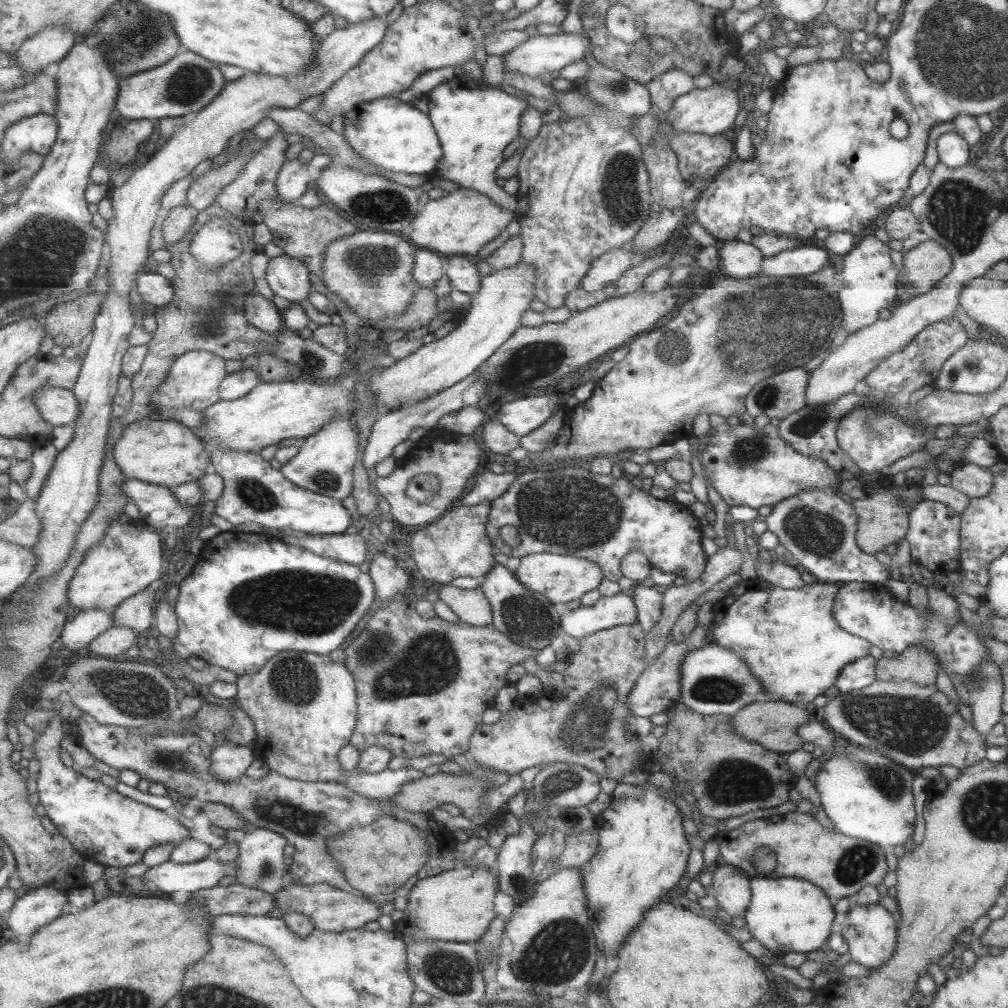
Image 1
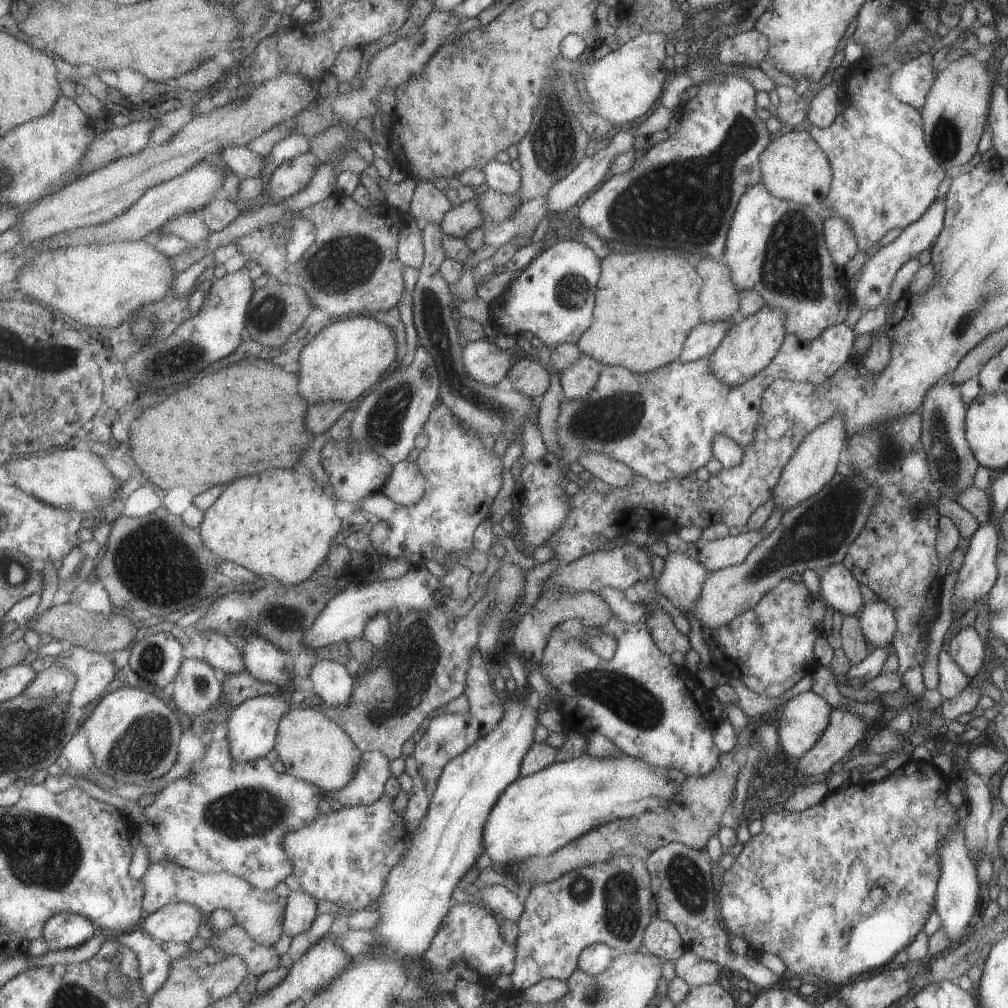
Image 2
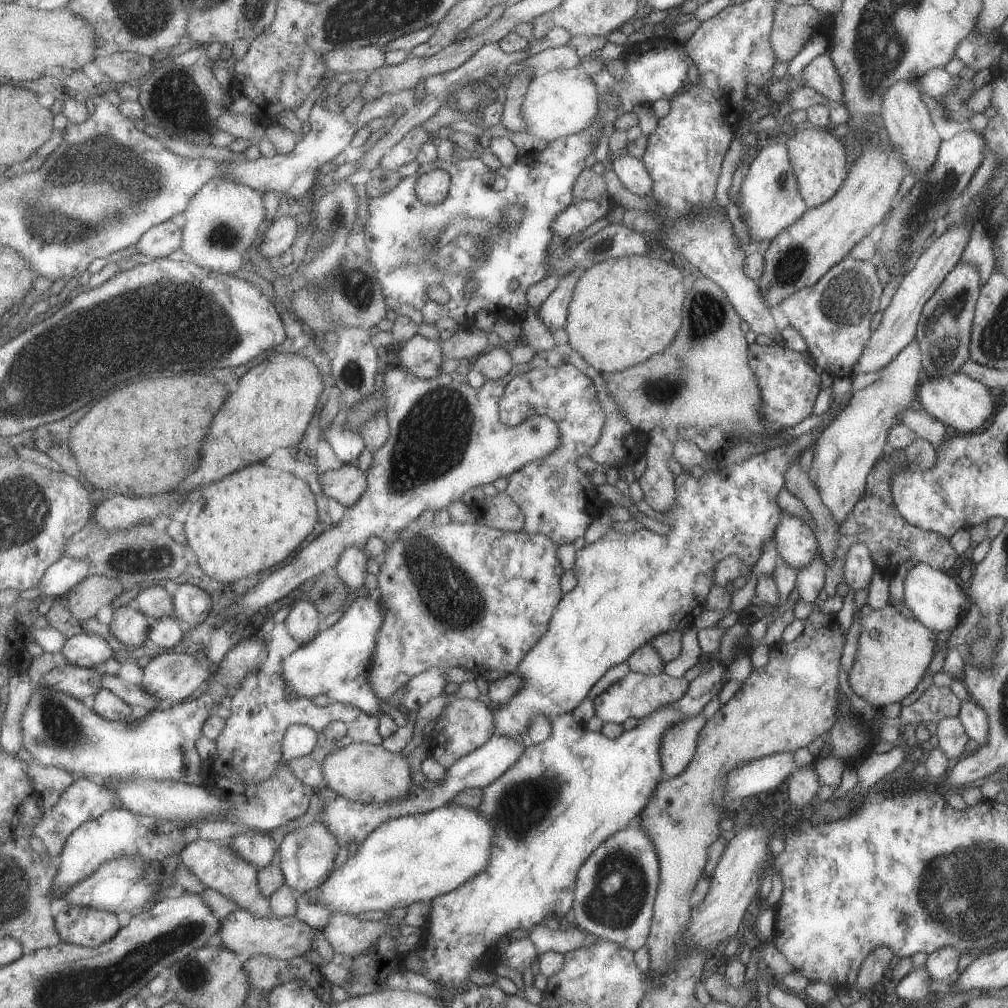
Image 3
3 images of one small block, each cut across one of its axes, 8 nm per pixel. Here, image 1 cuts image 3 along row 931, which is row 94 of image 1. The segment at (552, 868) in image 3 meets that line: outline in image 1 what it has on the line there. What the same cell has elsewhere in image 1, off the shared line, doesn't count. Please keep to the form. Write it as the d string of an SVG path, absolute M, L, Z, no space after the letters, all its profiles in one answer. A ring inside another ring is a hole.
M457 77L435 88L427 95L427 98L429 99L430 116L445 148L445 156L433 177L454 180L464 188L472 188L490 196L496 204L502 206L502 209L517 211L520 206L519 198L506 191L505 186L498 184L500 182L498 180L498 168L506 162L507 158L504 158L506 148L521 136L525 113L531 108L530 95L525 92L519 93L519 91L507 86L501 89L492 86L468 88L467 82Z

